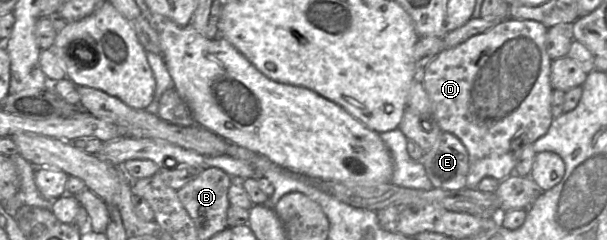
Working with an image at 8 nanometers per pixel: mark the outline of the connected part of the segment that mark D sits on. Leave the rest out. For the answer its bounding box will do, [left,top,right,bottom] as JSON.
[419,18,553,189]

